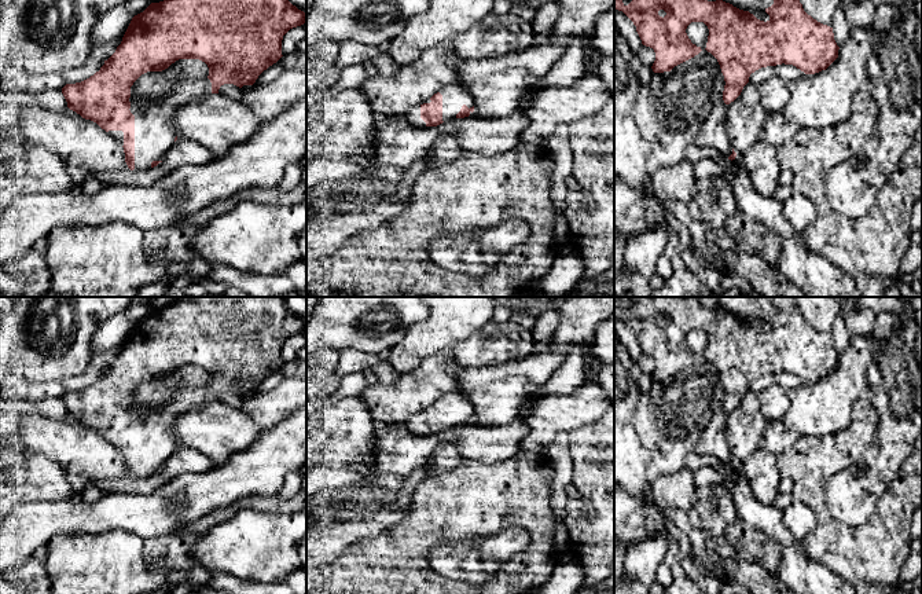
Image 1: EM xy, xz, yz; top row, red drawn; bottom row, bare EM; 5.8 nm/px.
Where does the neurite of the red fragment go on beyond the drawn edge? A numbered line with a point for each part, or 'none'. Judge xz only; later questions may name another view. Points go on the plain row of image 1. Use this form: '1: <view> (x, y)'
1: xz (456, 402)

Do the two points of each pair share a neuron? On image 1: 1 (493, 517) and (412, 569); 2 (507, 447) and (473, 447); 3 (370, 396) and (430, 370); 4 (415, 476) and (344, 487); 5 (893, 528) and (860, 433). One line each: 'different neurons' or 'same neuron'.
1: same neuron
2: same neuron
3: same neuron
4: same neuron
5: same neuron

